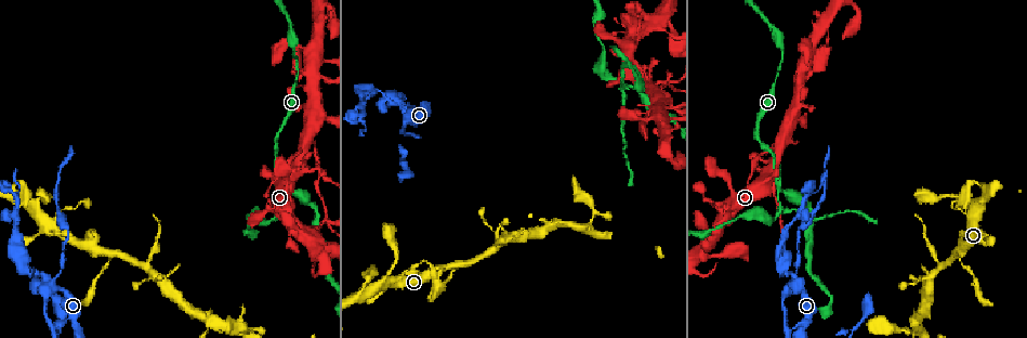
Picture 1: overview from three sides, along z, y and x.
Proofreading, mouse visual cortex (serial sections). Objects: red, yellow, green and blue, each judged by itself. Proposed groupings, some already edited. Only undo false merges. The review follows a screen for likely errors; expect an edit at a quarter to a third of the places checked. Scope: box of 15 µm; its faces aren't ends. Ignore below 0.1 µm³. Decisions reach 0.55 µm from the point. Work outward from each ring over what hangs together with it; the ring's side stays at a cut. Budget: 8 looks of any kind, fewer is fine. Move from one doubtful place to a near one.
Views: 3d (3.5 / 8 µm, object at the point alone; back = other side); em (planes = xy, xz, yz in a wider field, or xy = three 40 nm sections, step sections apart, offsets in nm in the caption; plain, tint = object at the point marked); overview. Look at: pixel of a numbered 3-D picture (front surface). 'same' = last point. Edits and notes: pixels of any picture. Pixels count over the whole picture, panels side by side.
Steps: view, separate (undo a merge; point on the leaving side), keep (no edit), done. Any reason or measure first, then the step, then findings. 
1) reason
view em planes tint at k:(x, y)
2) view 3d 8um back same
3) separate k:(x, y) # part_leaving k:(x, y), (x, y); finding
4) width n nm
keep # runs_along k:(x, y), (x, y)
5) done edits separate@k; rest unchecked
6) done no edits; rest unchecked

view 3d 3.5um at 1:(398, 104)

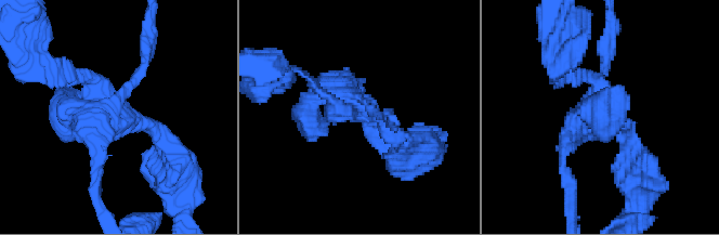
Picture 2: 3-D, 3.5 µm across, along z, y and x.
view em xy step 2 tint at 2:(361, 109)

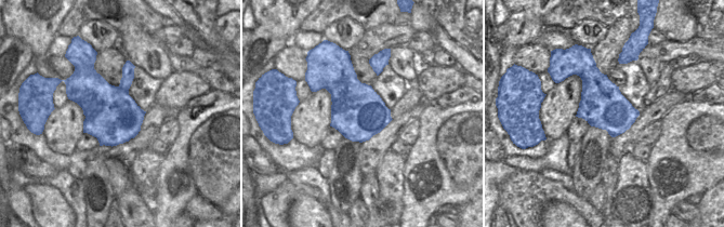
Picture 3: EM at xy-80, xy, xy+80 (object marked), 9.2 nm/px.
separate 2:(99, 168) # part_leaving 2:(117, 105), (144, 65), (151, 22); two cells meet here

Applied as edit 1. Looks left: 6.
view overview

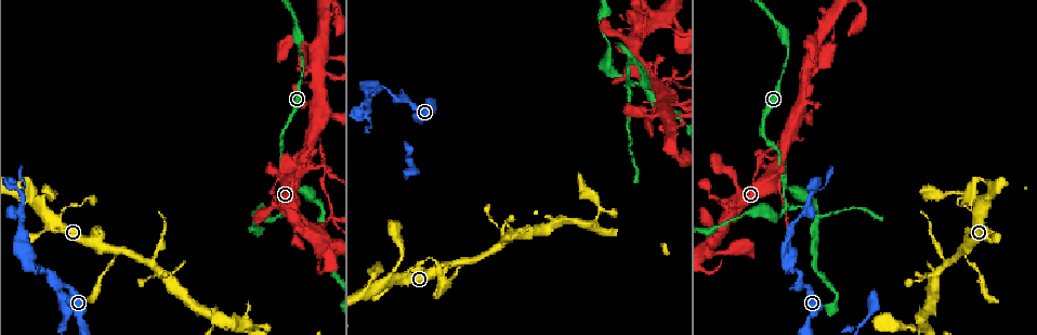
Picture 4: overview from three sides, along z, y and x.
two arms in line, one across
view 3d 3.5um at 4:(629, 83)

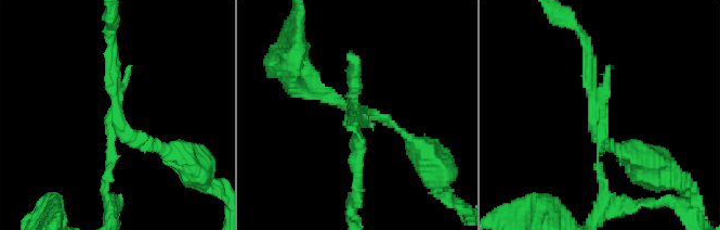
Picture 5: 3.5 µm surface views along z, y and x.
view em planes tint at 5:(120, 118)

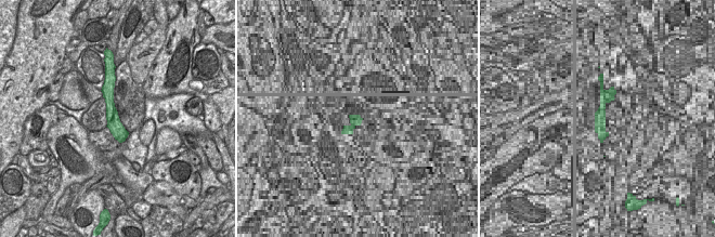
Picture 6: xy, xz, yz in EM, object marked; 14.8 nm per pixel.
separate 5:(108, 175) # a second cell is stuck on

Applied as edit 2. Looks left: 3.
done edits separate@2, separate@5; rest unchecked

